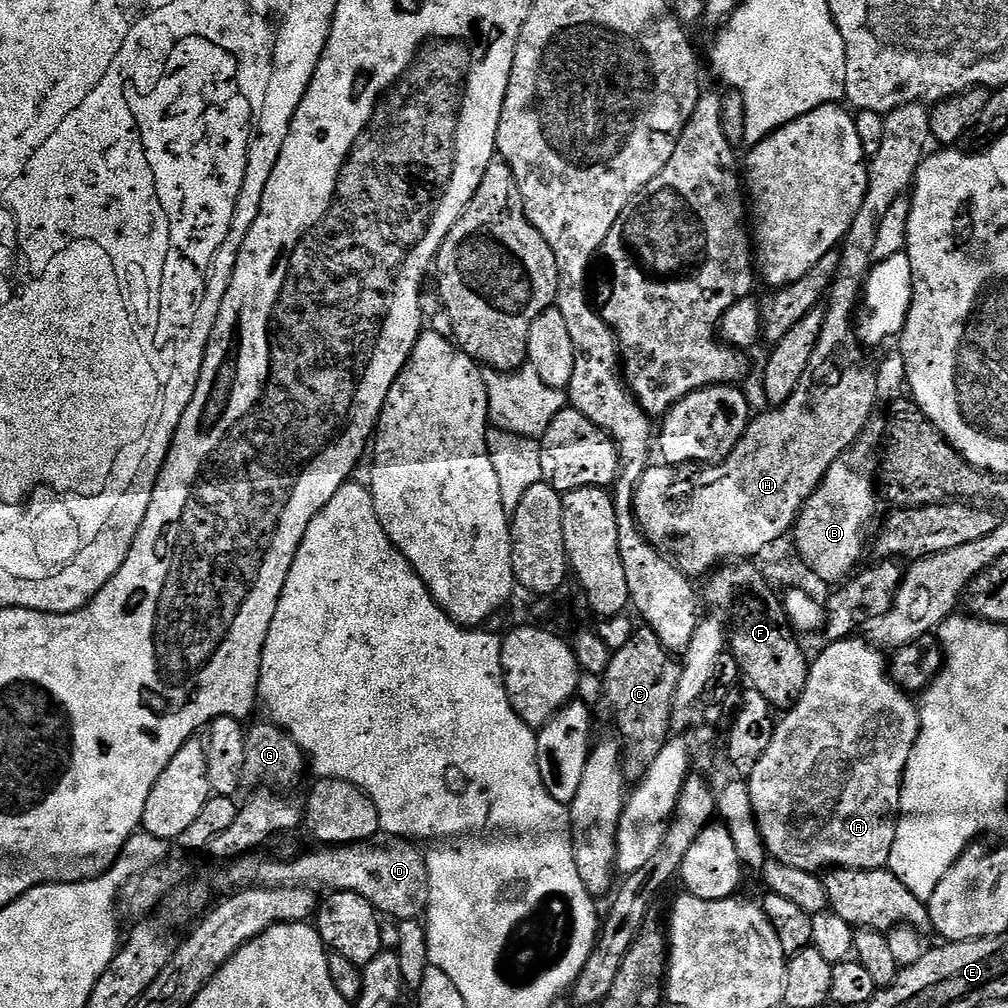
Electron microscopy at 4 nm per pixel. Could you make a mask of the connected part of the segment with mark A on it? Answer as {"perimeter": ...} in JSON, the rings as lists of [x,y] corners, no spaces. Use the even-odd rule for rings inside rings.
{"perimeter":[[[867,639],[834,640],[823,646],[825,648],[821,650],[820,657],[817,660],[815,657],[808,665],[808,681],[803,698],[779,717],[776,733],[774,738],[770,738],[766,754],[762,754],[758,766],[754,766],[754,770],[746,777],[750,802],[754,806],[754,814],[764,844],[768,847],[768,855],[787,867],[797,867],[798,870],[817,874],[834,868],[887,868],[890,850],[894,850],[894,834],[900,815],[900,791],[906,762],[910,762],[910,750],[914,750],[914,742],[920,733],[920,710],[917,701],[892,680],[890,664],[885,653]]]}

